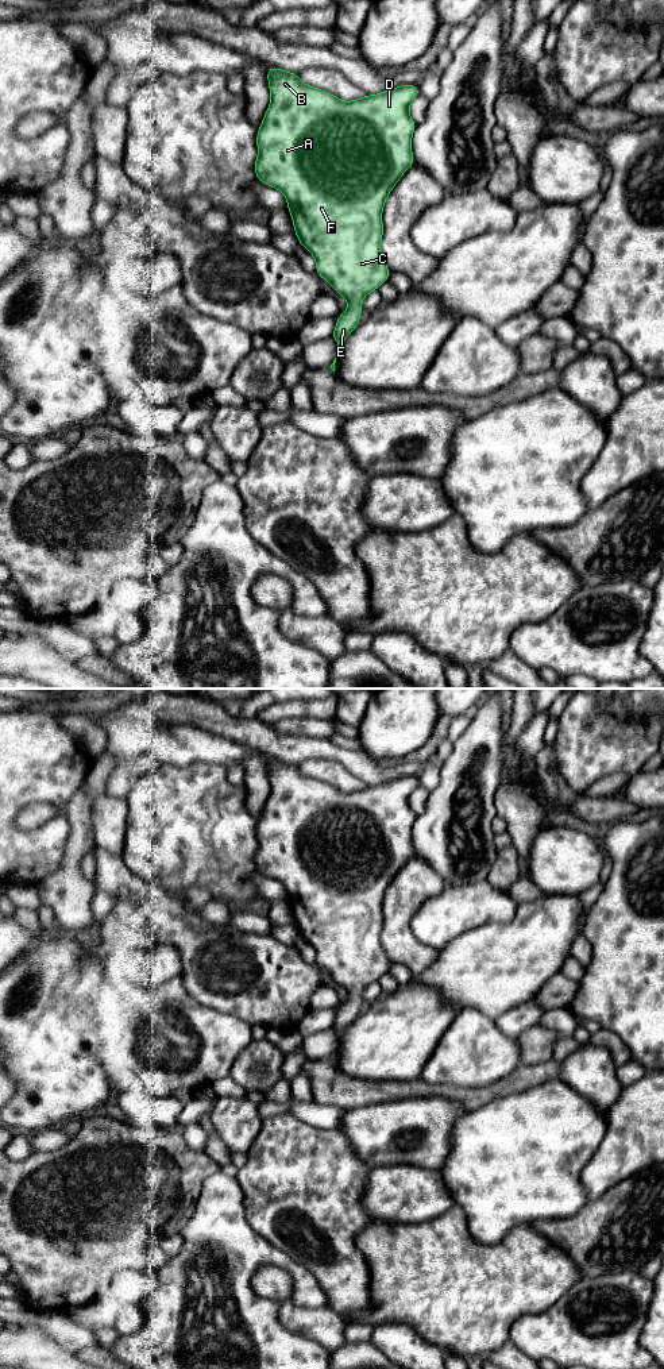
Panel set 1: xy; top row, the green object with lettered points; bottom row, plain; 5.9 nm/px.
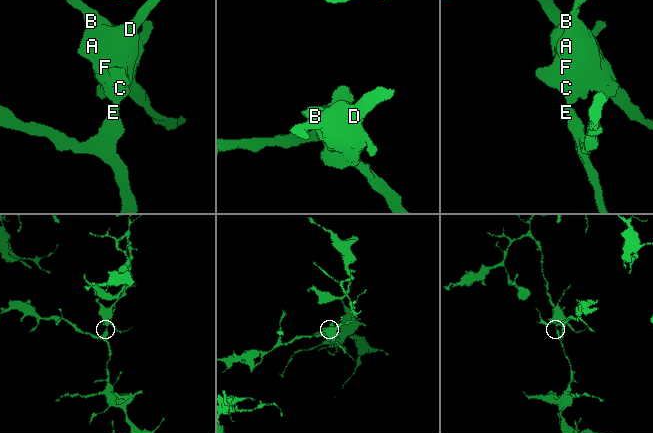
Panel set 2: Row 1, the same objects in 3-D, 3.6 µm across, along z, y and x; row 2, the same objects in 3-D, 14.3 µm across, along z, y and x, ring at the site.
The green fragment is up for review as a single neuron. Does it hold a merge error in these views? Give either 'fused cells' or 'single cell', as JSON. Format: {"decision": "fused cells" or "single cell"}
{"decision": "single cell"}

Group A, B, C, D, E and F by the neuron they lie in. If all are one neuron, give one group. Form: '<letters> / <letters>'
A B C D E F

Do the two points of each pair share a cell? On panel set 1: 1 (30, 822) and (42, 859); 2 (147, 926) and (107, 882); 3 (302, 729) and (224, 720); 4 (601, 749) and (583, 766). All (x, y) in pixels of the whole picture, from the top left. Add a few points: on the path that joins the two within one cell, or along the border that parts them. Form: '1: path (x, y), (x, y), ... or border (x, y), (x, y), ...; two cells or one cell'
1: border (58, 809), (35, 828), (22, 829), (14, 824); two cells
2: path (147, 911), (122, 883); one cell
3: border (273, 725), (282, 733), (304, 736); two cells
4: path (597, 752), (587, 762); one cell

